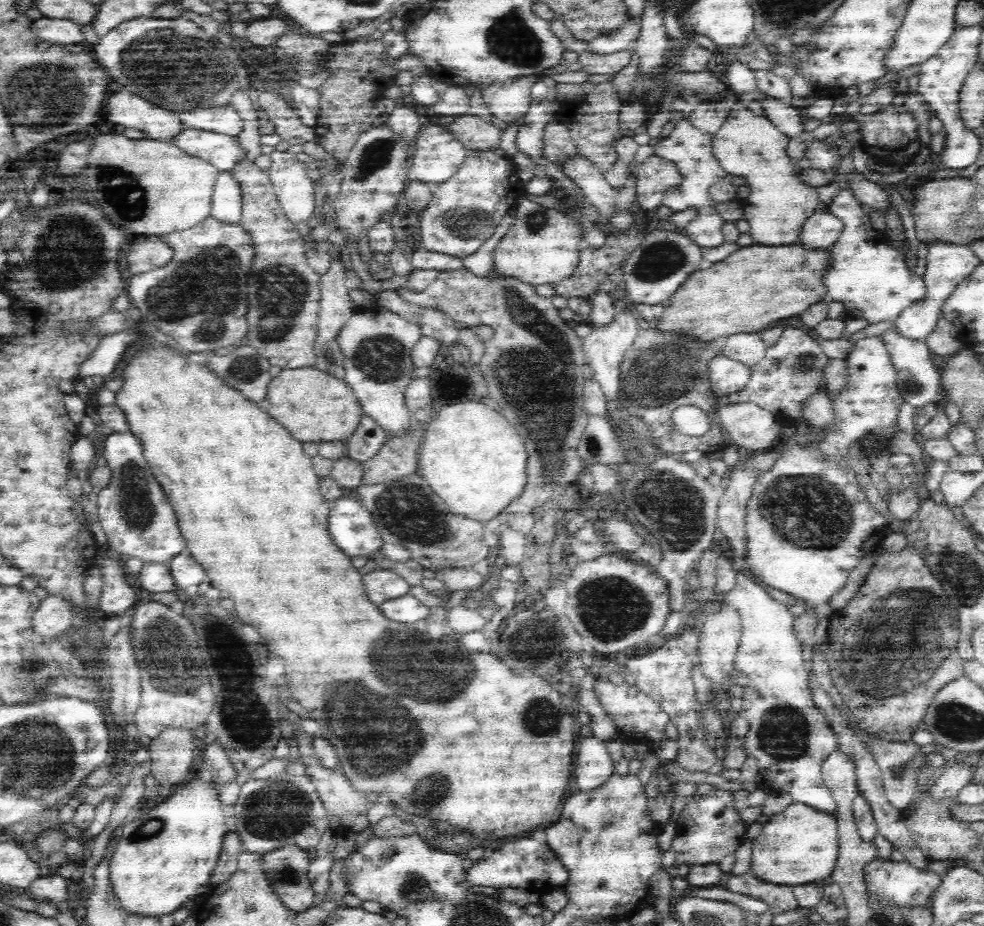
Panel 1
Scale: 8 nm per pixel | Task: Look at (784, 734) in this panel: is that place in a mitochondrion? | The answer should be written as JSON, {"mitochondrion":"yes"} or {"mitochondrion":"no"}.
{"mitochondrion":"yes"}

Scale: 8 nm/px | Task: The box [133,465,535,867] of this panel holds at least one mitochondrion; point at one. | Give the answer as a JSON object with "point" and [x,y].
{"point":[365,721]}

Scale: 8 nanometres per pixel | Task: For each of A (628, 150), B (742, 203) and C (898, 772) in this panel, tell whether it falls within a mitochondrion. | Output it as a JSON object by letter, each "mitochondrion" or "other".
{"A":"other","B":"other","C":"mitochondrion"}

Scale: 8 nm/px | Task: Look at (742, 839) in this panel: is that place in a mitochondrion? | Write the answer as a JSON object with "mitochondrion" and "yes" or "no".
{"mitochondrion":"no"}

